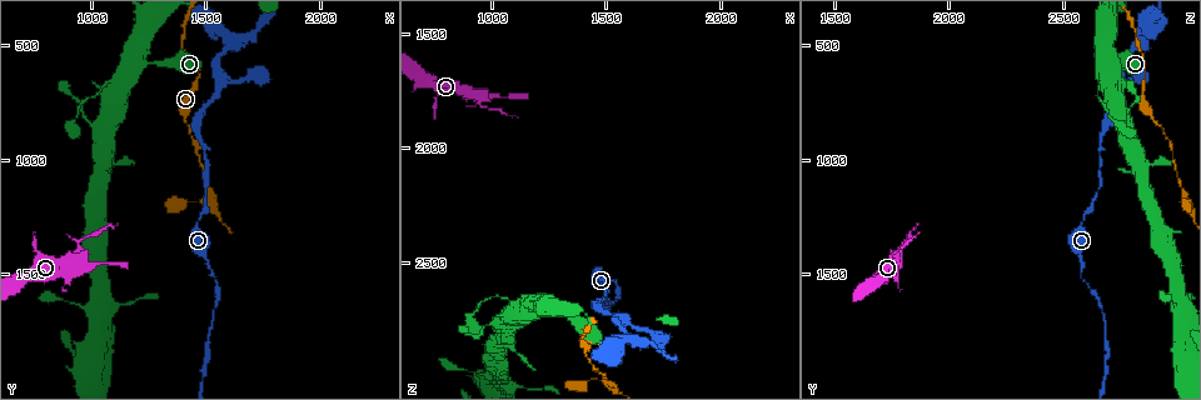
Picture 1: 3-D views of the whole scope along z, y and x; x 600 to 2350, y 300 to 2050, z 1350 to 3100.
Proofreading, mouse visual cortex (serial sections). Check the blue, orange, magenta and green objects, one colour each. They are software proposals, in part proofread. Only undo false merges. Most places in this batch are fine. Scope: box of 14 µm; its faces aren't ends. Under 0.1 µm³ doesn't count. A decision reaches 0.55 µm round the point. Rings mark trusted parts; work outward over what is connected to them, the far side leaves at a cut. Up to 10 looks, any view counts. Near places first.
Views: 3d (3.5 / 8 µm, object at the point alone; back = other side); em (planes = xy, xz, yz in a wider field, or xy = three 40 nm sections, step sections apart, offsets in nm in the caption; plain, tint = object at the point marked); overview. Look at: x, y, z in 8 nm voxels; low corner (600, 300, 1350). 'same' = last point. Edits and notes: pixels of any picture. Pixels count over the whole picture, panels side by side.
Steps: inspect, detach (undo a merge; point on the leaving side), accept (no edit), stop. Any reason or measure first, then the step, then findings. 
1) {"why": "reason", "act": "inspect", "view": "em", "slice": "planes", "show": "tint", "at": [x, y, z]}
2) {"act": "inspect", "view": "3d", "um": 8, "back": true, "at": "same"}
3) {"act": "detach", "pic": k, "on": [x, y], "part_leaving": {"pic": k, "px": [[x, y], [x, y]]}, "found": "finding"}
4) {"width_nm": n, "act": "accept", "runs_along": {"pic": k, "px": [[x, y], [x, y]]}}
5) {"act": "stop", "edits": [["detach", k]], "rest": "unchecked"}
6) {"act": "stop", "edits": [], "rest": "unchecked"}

{"act": "inspect", "view": "3d", "um": 3.5, "at": [1520, 1150, 3020]}

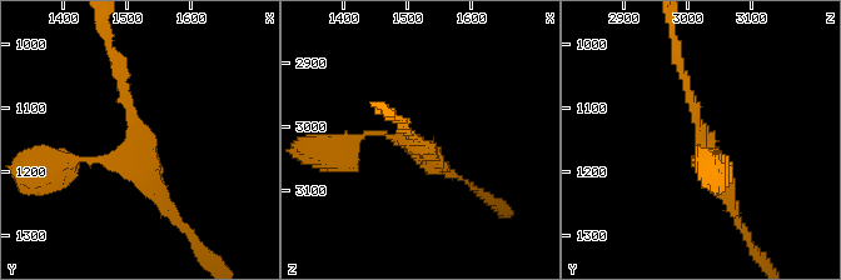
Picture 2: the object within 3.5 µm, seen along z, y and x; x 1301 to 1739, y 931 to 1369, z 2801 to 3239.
{"arms": 3, "arm_widths_nm": [100, 100, 250], "act": "inspect", "view": "em", "slice": "xy", "step": 3, "show": "plain", "at": [1515, 1145, 3025]}

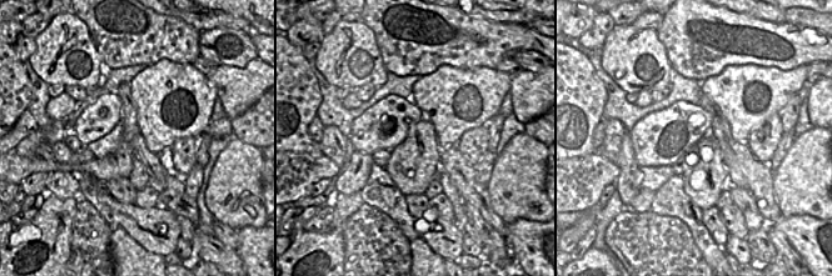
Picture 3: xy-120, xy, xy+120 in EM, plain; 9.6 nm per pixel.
{"why": "with the object marked", "act": "inspect", "view": "em", "slice": "xy", "step": 3, "show": "tint", "at": "same"}

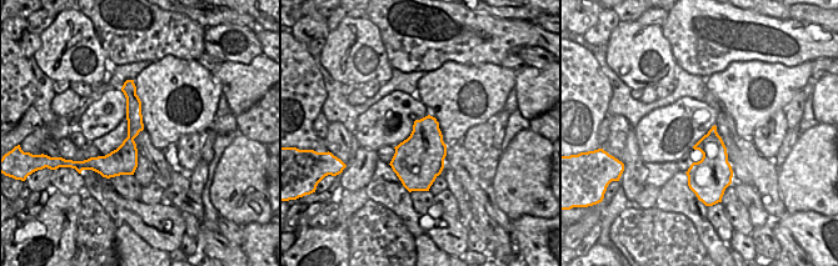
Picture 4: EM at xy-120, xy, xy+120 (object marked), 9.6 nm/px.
{"act": "accept", "runs_along": {"pic": 2, "px": [[114, 58], [137, 135], [129, 158], [71, 161]]}, "found": "one cell here"}

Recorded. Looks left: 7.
{"why": "abrupt turn", "act": "inspect", "view": "3d", "um": 3.5, "at": [1580, 670, 2740]}

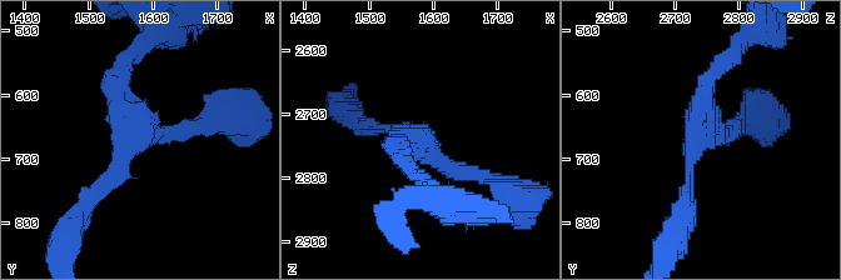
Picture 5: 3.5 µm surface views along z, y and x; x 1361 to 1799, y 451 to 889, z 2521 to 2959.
{"arms": 3, "arm_widths_nm": [150, 200, 250], "why": "shape alone is not enough", "act": "inspect", "view": "em", "slice": "xy", "step": 3, "show": "tint", "at": [1575, 680, 2735]}

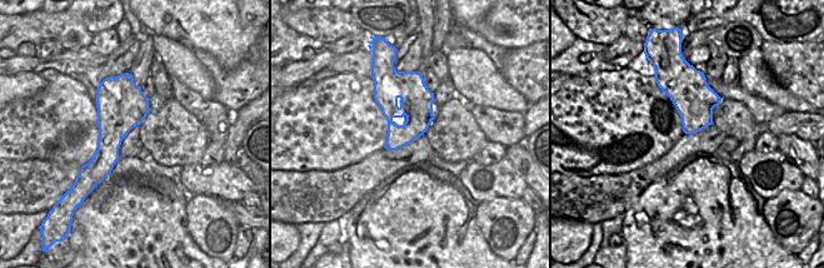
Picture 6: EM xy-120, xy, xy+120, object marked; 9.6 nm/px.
{"act": "accept", "runs_along": {"pic": 5, "px": [[86, 208], [140, 139], [122, 70]]}, "found": "continuous, no second cell"}

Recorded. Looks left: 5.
{"why": "narrows sharply", "act": "inspect", "view": "3d", "um": 3.5, "back": true, "at": [1180, 610, 2690]}

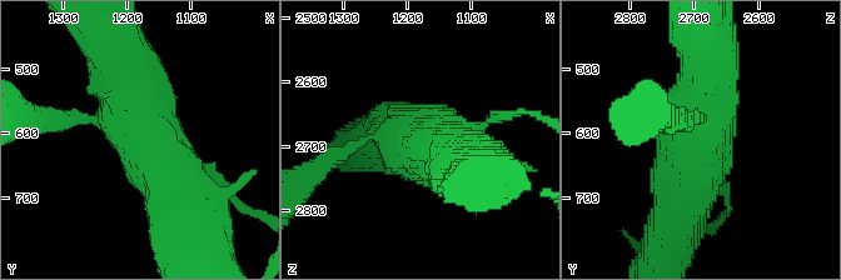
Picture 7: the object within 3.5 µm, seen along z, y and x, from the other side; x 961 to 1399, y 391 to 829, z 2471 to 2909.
{"act": "accept", "found": "all the same cell"}

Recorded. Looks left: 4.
{"why": "abrupt turn", "act": "inspect", "view": "3d", "um": 3.5, "at": [940, 1430, 1780]}

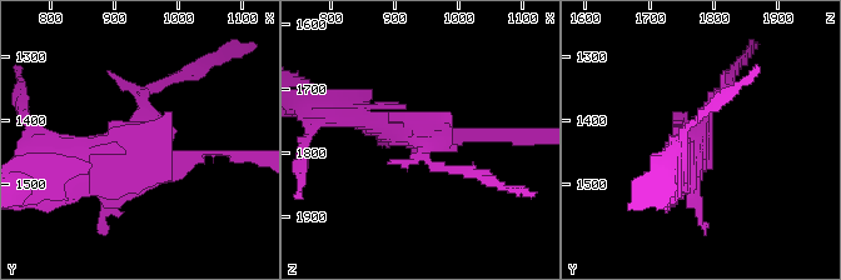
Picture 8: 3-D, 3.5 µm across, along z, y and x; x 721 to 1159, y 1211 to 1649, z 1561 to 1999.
{"act": "inspect", "view": "em", "slice": "xy", "step": 2, "show": "tint", "at": [940, 1420, 1770]}

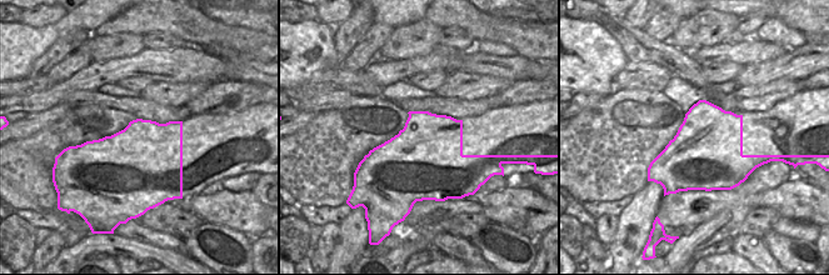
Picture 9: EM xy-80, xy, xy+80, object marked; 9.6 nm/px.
{"act": "accept", "runs_along": {"pic": 8, "px": [[66, 163], [132, 144], [143, 94], [170, 79]]}, "found": "continuous, no second cell"}

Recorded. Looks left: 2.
{"act": "stop", "edits": [], "rest": "unchecked"}

